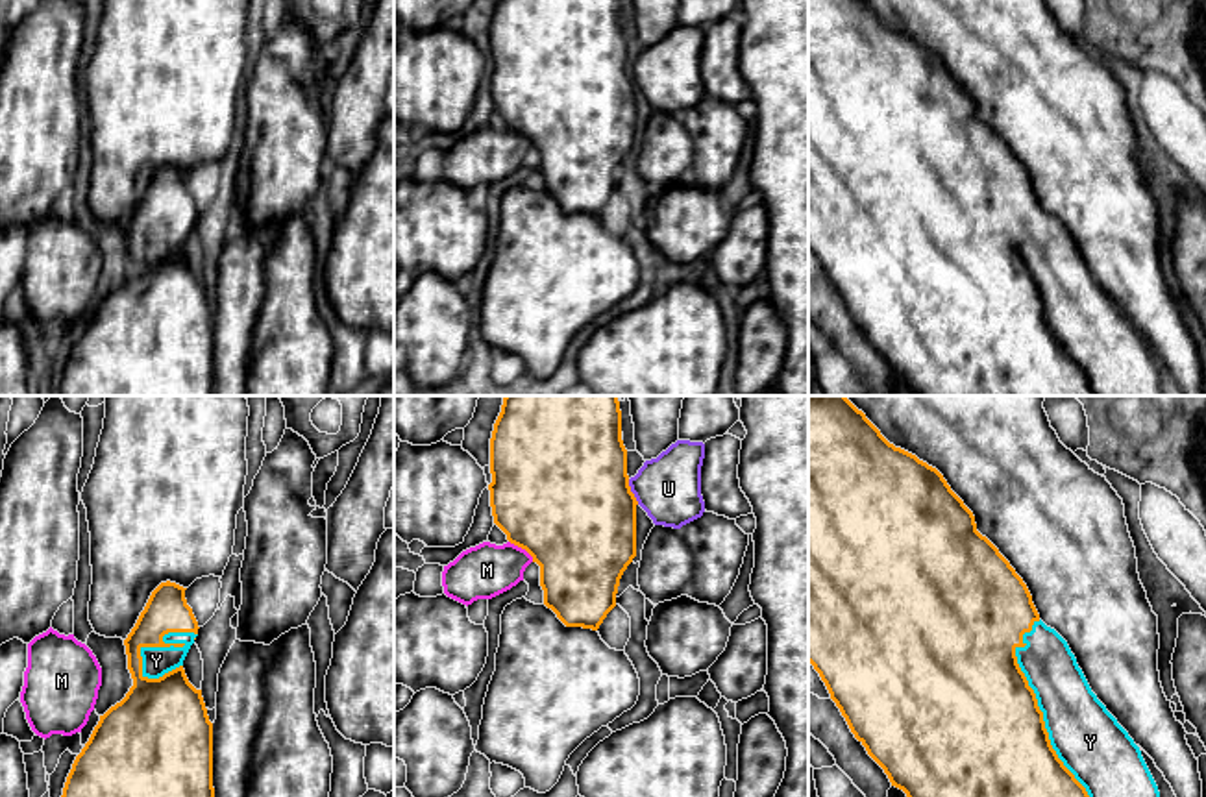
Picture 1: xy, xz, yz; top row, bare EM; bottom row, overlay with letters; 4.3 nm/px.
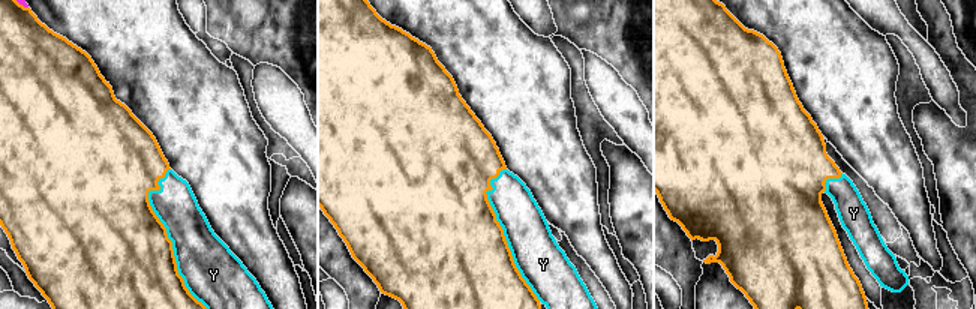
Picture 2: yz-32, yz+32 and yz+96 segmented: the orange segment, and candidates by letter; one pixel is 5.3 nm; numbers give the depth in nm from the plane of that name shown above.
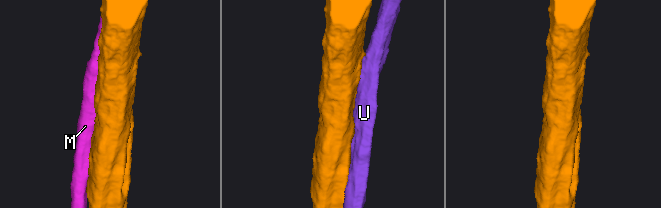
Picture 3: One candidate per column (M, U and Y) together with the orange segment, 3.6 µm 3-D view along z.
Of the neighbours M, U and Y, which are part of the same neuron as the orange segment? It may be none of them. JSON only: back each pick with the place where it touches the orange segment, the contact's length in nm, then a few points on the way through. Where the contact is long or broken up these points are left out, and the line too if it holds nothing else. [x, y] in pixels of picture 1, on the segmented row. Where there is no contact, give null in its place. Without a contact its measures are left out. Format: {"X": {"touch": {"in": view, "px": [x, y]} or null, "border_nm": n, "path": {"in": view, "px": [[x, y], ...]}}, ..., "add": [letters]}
{"Y": {"touch": {"in": "yz", "px": [1038, 707]}, "border_nm": 800}, "add": ["Y"]}

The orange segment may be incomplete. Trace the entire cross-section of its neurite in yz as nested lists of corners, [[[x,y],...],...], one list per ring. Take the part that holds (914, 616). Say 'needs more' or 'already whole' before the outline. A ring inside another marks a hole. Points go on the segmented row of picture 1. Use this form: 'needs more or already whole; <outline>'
needs more; [[[808,396],[808,662],[819,673],[831,699],[840,708],[855,738],[884,769],[892,786],[903,790],[906,797],[1160,797],[1158,786],[1141,756],[1139,747],[1091,692],[1067,642],[1040,619],[1027,584],[999,553],[999,549],[977,531],[973,512],[951,490],[936,468],[890,444],[866,418],[866,414],[858,411],[845,396]]]

